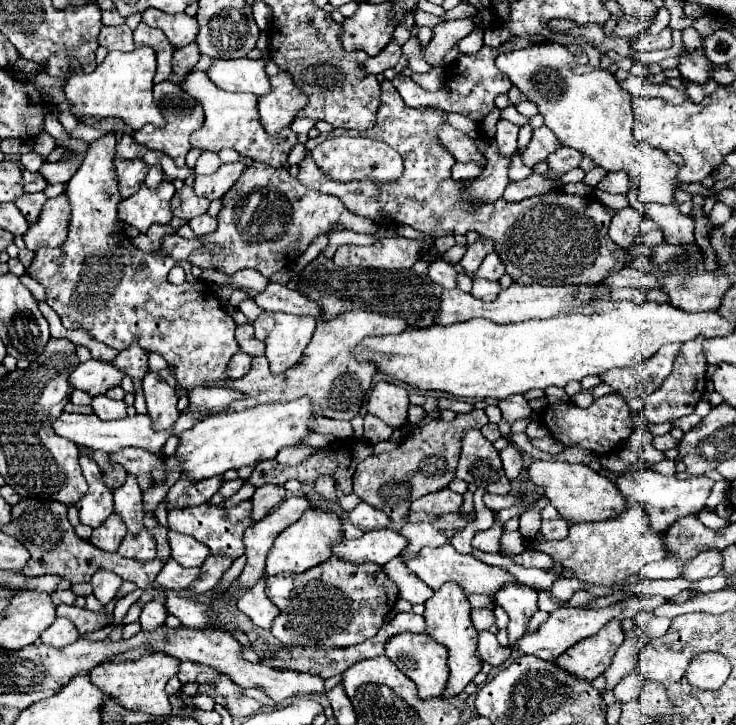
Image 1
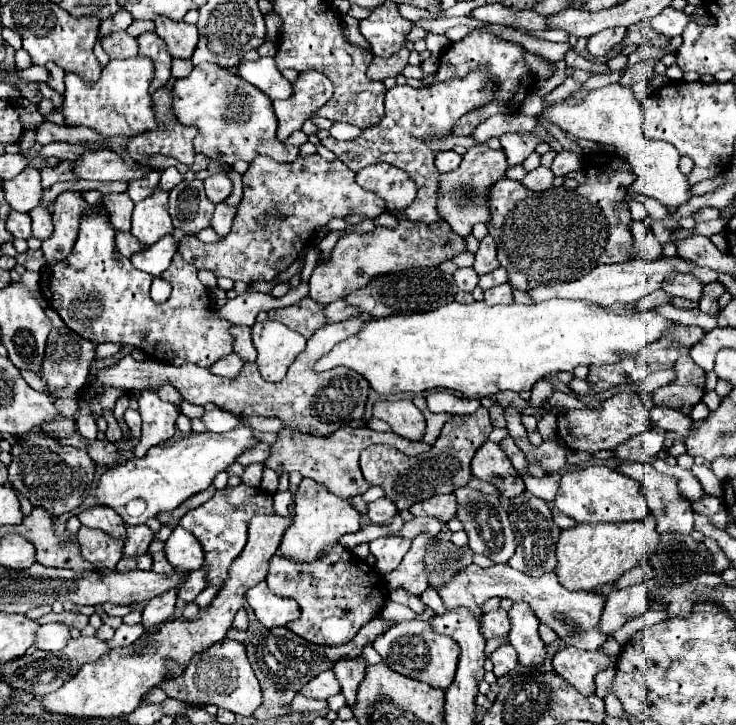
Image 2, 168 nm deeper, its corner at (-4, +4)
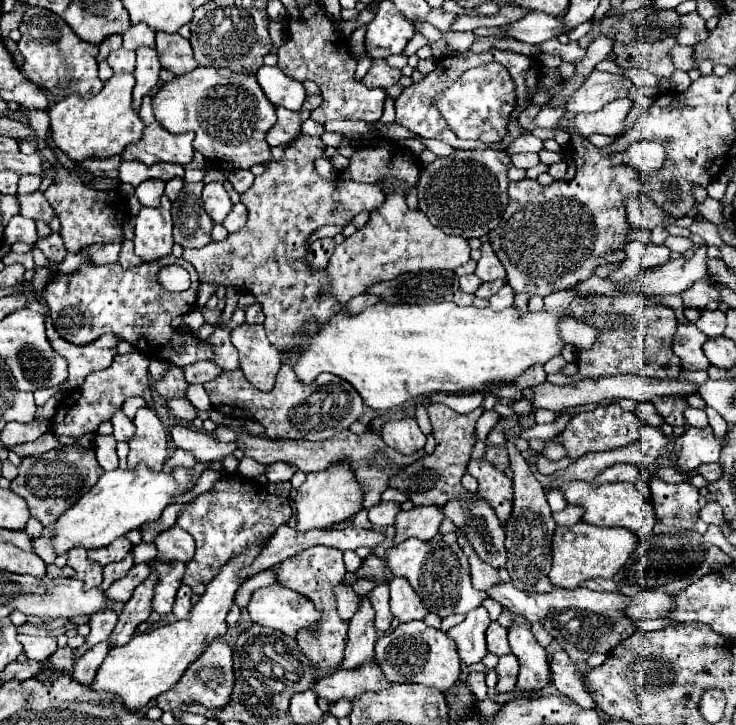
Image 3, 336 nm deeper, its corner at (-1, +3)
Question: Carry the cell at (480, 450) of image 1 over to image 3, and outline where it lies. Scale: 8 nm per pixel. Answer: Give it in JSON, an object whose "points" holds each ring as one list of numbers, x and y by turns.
{"points":[[471,459,467,471,479,481,479,495,487,501,491,501,495,513,499,515,501,523,507,521,511,515,513,505,513,481,495,469,487,459]]}

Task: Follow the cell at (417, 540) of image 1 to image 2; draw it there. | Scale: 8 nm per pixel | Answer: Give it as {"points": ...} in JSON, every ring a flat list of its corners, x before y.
{"points":[[416,536,412,542,410,552,404,556,402,564,396,570,384,576,389,590,406,590,414,596,422,596,422,592,428,588,428,576,424,572,424,552,428,544,432,544,436,538,428,536]]}

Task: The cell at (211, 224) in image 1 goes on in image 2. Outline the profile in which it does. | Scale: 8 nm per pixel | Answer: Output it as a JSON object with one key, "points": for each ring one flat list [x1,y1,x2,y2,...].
{"points":[[218,204,216,212,214,212,214,220,212,220,212,228,218,232,218,236,226,236,232,228,232,222,236,218,238,208,228,206,228,204]]}

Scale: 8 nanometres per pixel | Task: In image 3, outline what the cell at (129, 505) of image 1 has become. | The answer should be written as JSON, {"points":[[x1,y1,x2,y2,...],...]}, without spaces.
{"points":[[133,551,123,559,123,561,117,561,117,563,111,563,111,565,105,565,103,569,103,583,101,583,101,589,109,589,109,585,123,577,127,573,127,569,131,569,135,563,133,563]]}

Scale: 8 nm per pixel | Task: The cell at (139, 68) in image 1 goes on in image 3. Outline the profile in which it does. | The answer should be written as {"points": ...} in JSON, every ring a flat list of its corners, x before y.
{"points":[[115,73,97,95,89,99,81,95,69,95,55,103,49,109,55,145,63,149,69,155,69,159,83,161,87,157,105,159,119,155,127,145,139,141,143,137,145,125,139,113,133,109,133,85,133,73]]}

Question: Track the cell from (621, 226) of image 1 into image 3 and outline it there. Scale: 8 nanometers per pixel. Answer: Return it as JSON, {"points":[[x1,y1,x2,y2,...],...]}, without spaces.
{"points":[[647,243,645,247,645,255,643,255,643,267,655,267,655,265,663,265,669,259,669,249,665,245,657,247,653,243]]}

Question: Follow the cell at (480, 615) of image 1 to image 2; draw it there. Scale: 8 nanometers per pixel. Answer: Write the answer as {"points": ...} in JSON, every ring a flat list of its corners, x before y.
{"points":[[496,608,492,612,486,612,482,616,482,636,486,640,490,638,498,638,498,636,506,636,508,634,508,628,510,626,510,620,508,620,508,612,502,610,502,608]]}

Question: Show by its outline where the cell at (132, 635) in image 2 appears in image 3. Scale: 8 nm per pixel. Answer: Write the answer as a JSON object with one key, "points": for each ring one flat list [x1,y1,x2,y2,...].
{"points":[[103,641,103,643,99,643,99,645,95,645,95,647,91,647,87,653,83,653,81,657,79,657,79,661,75,663,75,669,73,669,73,679,77,679,79,683,89,683,93,677,95,677,95,673,97,673,97,669,99,669,99,665,103,663,103,659,105,659,105,655,107,655,107,651,111,649,111,643,109,641]]}

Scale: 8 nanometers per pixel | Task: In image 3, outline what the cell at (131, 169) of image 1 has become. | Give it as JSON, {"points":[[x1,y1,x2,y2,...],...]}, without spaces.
{"points":[[147,179,147,181,143,181,135,189,135,197,139,199,141,205,157,207,159,205,159,199,163,195,163,189,165,189,165,183,163,181,159,181,159,179]]}

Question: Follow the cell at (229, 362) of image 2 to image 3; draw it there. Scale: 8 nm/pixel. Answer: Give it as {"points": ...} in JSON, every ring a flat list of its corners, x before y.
{"points":[[199,361,195,365,187,365,183,371,189,383,207,383,223,373,223,369,219,369,219,365,215,365,213,361]]}

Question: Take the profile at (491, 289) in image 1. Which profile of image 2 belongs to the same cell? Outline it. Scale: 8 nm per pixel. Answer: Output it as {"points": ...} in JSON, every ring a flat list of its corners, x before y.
{"points":[[502,284,498,288,490,288,484,292,484,302,486,304,512,304,512,288,510,284]]}

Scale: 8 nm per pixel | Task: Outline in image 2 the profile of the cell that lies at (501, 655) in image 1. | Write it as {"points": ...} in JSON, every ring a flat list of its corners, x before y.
{"points":[[504,644,500,646,492,656,490,656,492,664,494,664,494,674,500,678,500,676,506,676,508,672,512,672,516,666,518,666,518,654,516,650,510,646,510,644]]}

